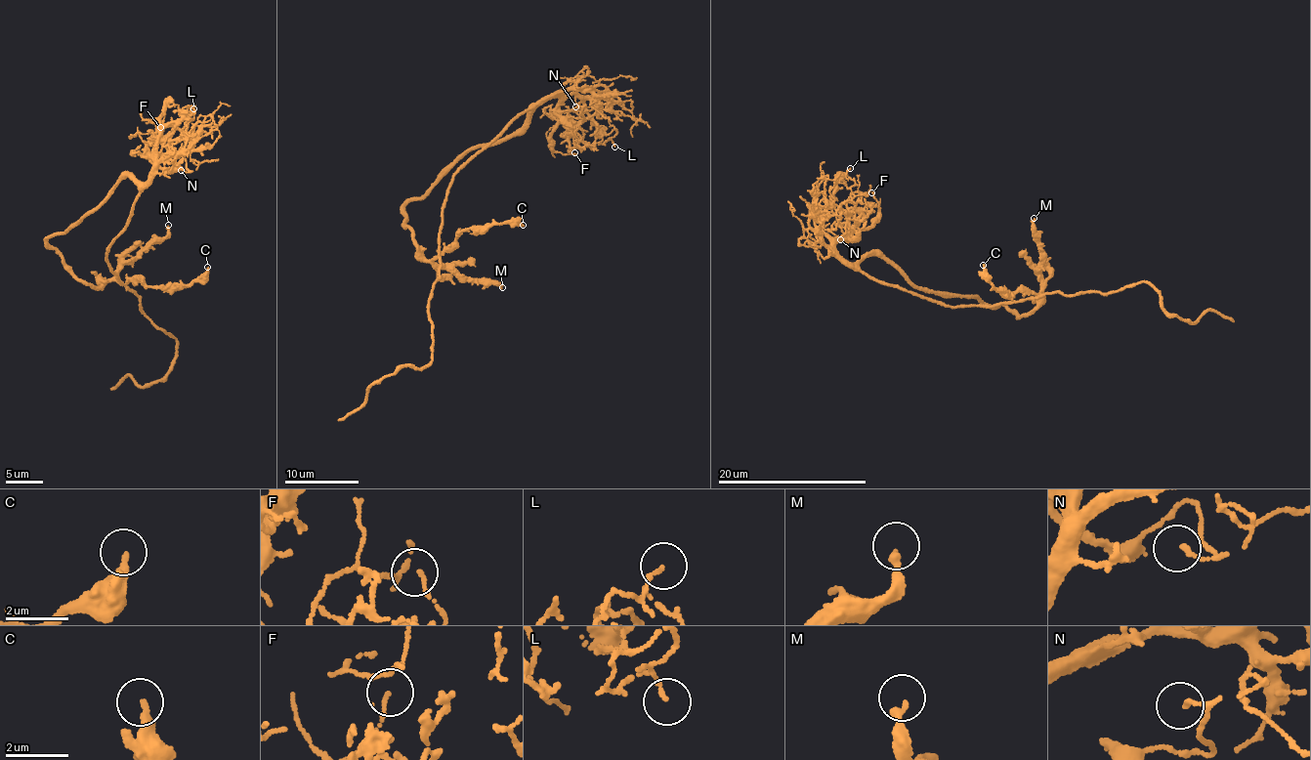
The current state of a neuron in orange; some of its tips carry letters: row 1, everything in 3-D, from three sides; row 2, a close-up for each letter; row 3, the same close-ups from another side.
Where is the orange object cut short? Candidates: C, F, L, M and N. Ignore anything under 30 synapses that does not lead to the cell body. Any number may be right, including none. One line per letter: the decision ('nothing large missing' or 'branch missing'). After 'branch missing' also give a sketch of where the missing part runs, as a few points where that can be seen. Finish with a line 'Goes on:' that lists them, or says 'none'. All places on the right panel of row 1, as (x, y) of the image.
C: nothing large missing
F: nothing large missing
L: nothing large missing
M: nothing large missing
N: nothing large missing
Goes on: none

